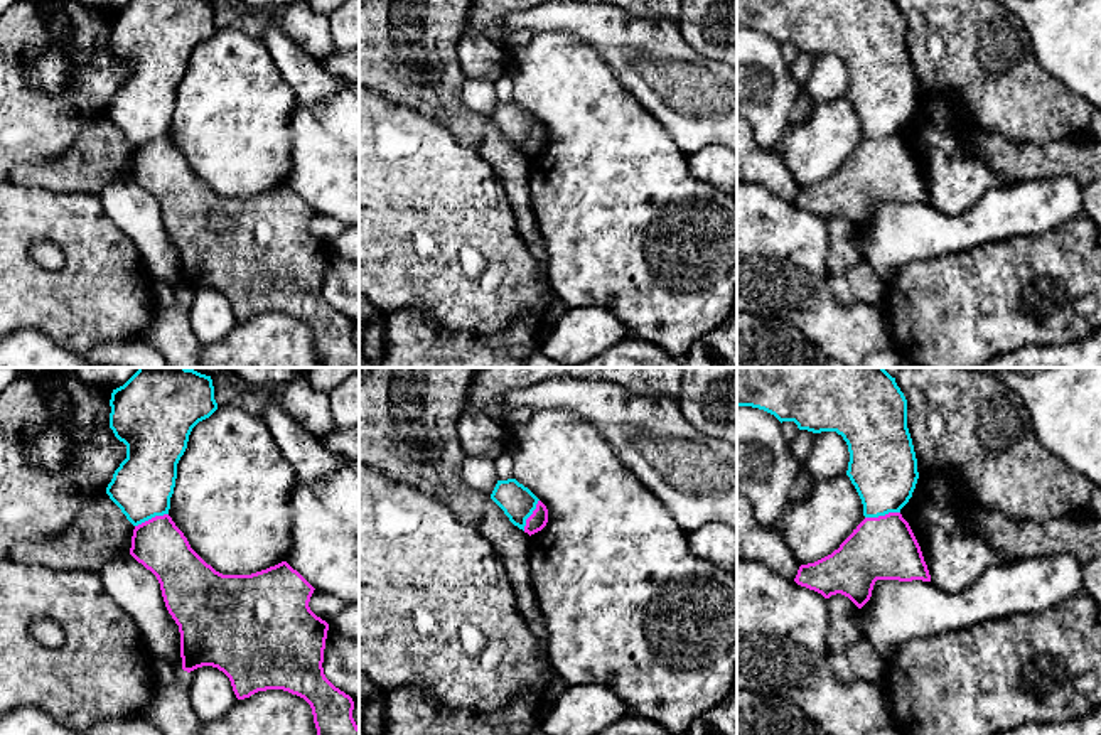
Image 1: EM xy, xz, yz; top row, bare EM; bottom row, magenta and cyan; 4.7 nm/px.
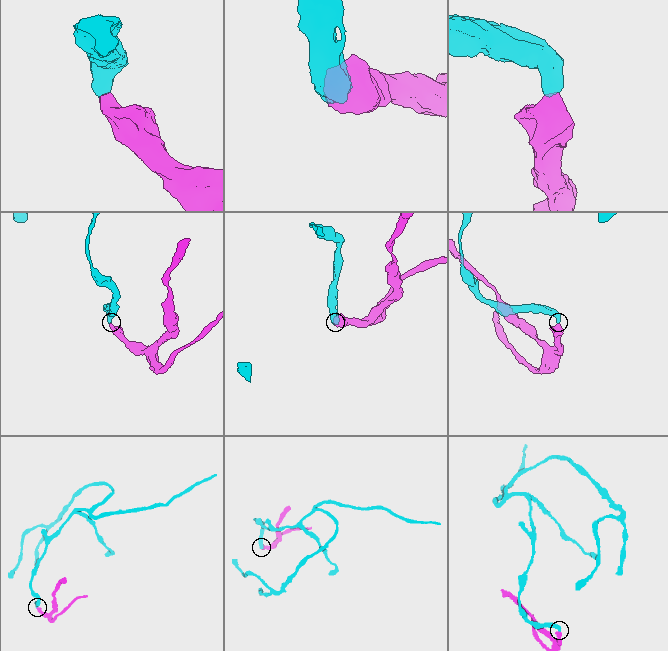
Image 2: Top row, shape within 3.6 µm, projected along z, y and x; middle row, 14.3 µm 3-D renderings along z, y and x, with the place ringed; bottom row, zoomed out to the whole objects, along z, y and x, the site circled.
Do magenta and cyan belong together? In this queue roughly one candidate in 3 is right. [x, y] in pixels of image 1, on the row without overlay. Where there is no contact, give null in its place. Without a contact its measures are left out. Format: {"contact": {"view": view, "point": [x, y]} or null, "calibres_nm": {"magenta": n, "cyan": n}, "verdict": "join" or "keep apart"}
{"contact": {"view": "yz", "point": [882, 139]}, "calibres_nm": {"magenta": 300, "cyan": 320}, "verdict": "keep apart"}

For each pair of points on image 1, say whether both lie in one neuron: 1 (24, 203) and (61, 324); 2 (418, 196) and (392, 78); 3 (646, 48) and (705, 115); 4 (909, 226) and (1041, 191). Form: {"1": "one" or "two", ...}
{"1": "one", "2": "two", "3": "one", "4": "one"}

